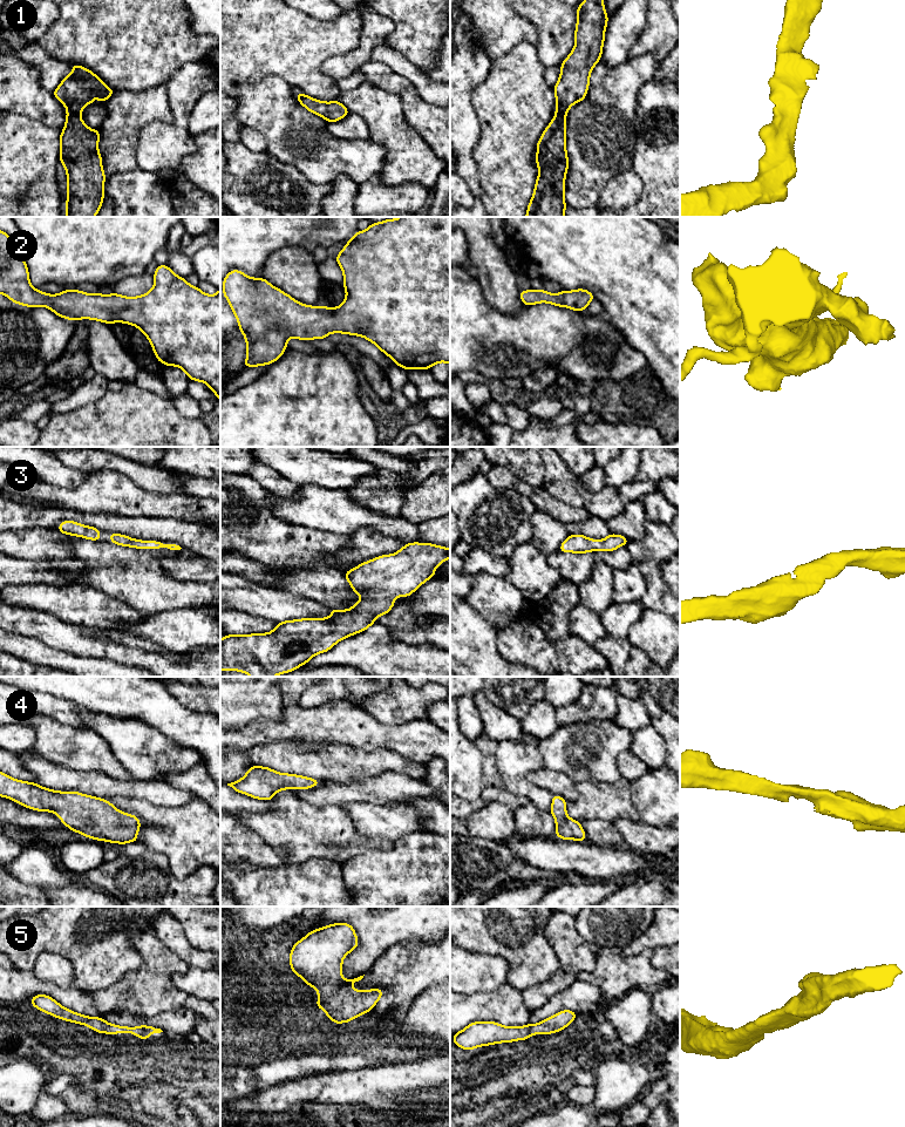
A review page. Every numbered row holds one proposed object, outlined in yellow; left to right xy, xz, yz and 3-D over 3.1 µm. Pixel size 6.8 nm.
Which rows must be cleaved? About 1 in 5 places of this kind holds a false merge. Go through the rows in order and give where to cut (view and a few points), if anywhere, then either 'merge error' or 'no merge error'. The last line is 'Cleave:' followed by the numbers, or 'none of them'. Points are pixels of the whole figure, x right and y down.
1: no cut | no merge error
2: no cut | no merge error
3: no cut | no merge error
4: no cut | no merge error
5: no cut | no merge error
Cleave: none of them

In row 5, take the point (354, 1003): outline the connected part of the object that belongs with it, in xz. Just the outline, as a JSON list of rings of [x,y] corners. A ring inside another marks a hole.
[[[334,923],[309,931],[290,953],[292,971],[318,990],[315,1007],[322,1009],[335,1024],[348,1023],[369,1012],[383,991],[377,986],[359,991],[349,986],[363,978],[343,979],[342,959],[359,945],[356,932],[348,923]]]

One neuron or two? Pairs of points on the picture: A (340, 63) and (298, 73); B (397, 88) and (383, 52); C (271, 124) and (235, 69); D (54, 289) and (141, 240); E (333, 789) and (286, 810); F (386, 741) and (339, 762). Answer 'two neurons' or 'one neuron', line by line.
A: two neurons
B: two neurons
C: two neurons
D: two neurons
E: two neurons
F: two neurons

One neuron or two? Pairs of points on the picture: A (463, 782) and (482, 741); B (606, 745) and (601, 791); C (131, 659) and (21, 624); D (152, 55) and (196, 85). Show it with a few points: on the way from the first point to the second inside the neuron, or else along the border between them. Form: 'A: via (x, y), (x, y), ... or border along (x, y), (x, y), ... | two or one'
A: border along (474, 742), (482, 753), (483, 775) | two
B: border along (621, 775), (612, 782), (585, 780), (576, 783) | two
C: via (104, 647), (96, 643), (60, 635), (48, 629) | one
D: border along (199, 61), (185, 62), (162, 85) | two

